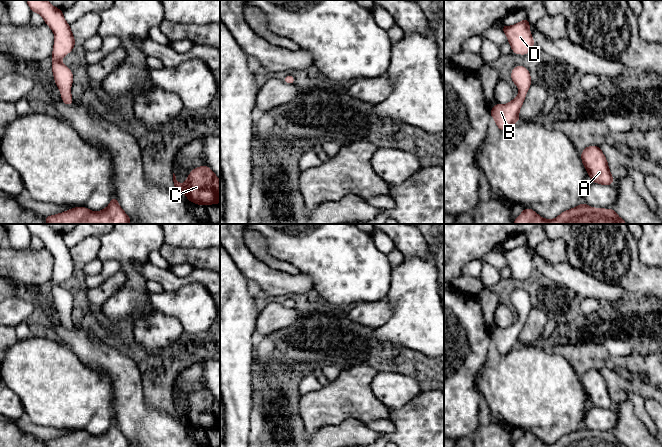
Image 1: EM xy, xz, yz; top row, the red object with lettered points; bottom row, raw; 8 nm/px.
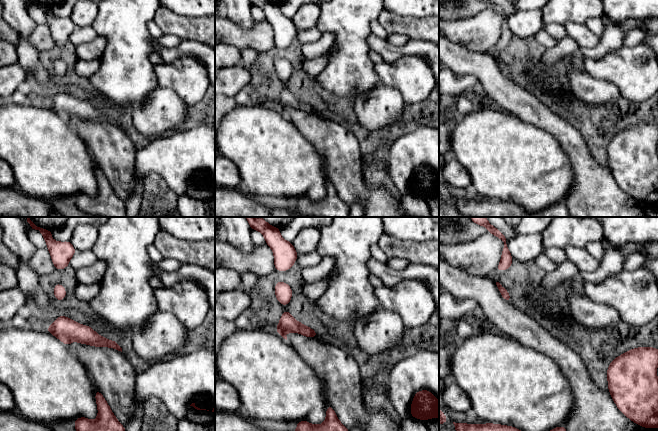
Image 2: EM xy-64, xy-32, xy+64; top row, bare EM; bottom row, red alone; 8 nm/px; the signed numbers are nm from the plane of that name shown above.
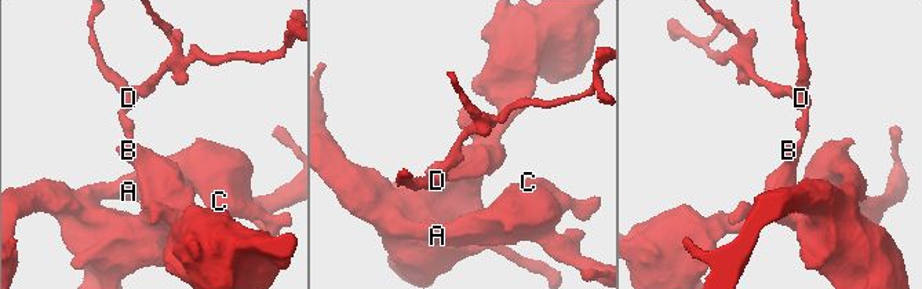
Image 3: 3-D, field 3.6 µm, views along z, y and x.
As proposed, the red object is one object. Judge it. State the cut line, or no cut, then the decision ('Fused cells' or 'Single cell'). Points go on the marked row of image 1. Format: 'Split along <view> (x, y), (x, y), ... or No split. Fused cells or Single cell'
No split. Single cell

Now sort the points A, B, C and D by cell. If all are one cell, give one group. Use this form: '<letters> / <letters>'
A B C D

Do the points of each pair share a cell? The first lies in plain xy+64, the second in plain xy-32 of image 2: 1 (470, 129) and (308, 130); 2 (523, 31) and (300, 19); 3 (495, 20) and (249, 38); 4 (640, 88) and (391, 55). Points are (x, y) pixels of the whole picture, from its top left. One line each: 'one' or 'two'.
1: two
2: one
3: one
4: two

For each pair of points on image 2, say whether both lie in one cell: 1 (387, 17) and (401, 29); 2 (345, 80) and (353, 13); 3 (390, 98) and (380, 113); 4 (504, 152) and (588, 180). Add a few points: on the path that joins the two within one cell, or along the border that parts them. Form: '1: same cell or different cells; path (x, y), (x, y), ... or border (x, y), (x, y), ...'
1: same cell; path (391, 19), (398, 25)
2: same cell; path (349, 63), (352, 47), (352, 30)
3: same cell; path (386, 102), (380, 109)
4: different cells; border (565, 153), (572, 172), (572, 187), (566, 197)

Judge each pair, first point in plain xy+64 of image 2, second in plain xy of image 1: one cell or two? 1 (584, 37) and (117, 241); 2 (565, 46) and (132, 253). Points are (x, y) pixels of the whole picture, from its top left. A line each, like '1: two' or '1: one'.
1: two
2: two

